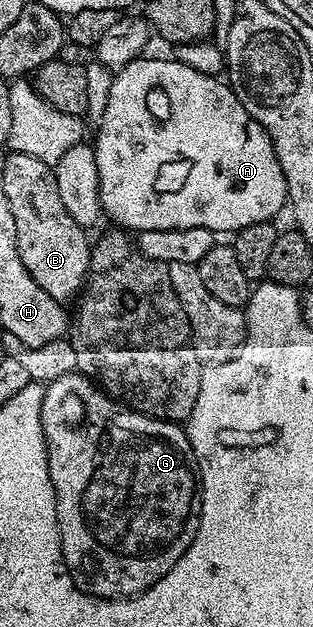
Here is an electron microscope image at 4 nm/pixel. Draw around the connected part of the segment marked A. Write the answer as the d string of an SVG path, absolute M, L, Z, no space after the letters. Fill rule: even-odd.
M141 56L135 58L133 62L127 64L127 66L118 70L113 75L114 83L112 84L111 91L108 95L108 106L104 110L104 116L101 121L97 123L98 128L98 140L93 141L94 155L96 156L96 168L98 169L98 175L100 176L100 200L102 201L102 208L107 219L111 218L111 223L117 224L119 227L125 228L130 232L141 232L144 230L179 230L180 228L208 228L215 232L221 232L221 230L230 230L229 232L237 232L248 228L252 224L260 224L261 222L269 222L277 219L277 214L281 212L282 206L287 205L288 199L286 196L286 177L284 172L280 168L280 160L276 160L276 152L274 151L274 145L272 140L268 136L268 132L262 125L257 122L250 113L244 108L244 104L240 104L240 100L235 96L234 91L230 89L229 85L221 77L205 75L204 72L198 72L195 68L190 67L188 64L184 64L177 60L170 60L165 62L162 58L148 58L148 56Z

